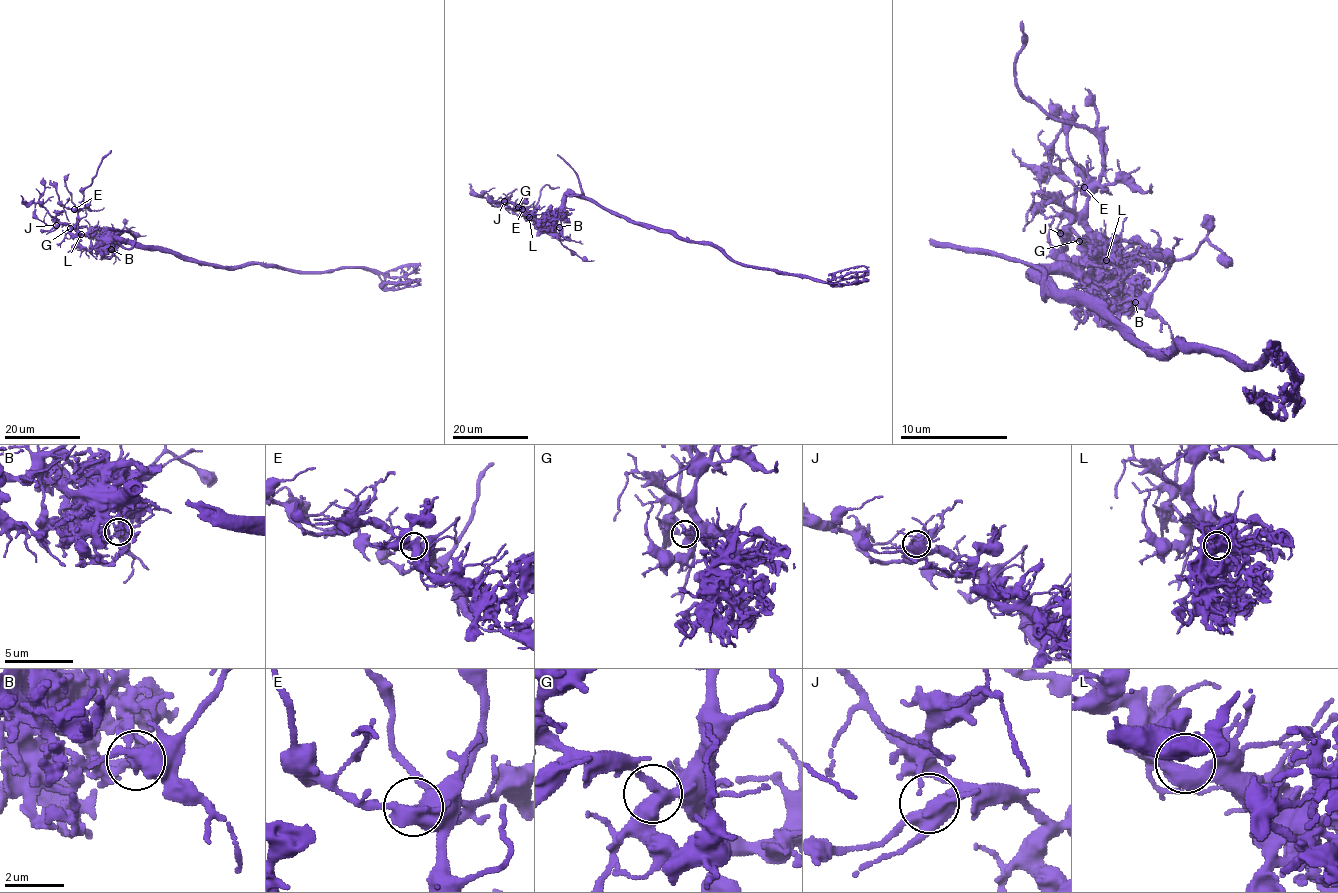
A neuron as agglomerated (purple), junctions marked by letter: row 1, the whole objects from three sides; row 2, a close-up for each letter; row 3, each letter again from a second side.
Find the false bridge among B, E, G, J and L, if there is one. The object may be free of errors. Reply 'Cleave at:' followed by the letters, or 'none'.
Cleave at: B

